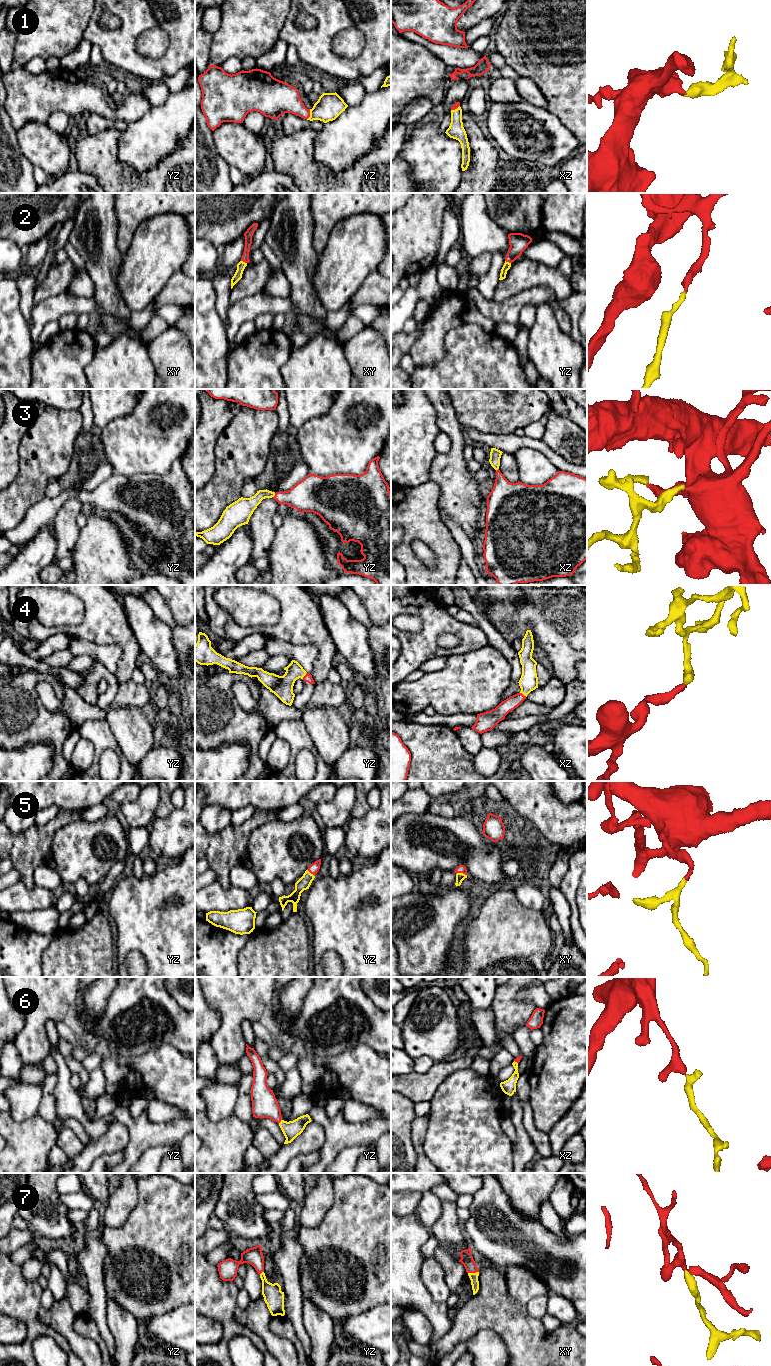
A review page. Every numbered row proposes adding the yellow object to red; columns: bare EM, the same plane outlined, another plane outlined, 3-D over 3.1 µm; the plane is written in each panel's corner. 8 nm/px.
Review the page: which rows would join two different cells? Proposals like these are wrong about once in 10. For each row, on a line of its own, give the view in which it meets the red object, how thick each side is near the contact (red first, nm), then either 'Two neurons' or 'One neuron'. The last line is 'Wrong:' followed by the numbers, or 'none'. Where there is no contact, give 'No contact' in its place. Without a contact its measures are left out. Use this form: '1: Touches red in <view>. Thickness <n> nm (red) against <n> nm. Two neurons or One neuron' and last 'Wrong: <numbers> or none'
1: Touches red in yz. Thickness 240 nm (red) against 220 nm. One neuron
2: Touches red in xy. Thickness 70 nm (red) against 70 nm. One neuron
3: Touches red in yz. Thickness 260 nm (red) against 140 nm. One neuron
4: Touches red in xz. Thickness 120 nm (red) against 150 nm. One neuron
5: Touches red in xy. Thickness 60 nm (red) against 70 nm. One neuron
6: Touches red in yz. Thickness 200 nm (red) against 140 nm. One neuron
7: Touches red in xy. Thickness 100 nm (red) against 70 nm. One neuron
Wrong: none

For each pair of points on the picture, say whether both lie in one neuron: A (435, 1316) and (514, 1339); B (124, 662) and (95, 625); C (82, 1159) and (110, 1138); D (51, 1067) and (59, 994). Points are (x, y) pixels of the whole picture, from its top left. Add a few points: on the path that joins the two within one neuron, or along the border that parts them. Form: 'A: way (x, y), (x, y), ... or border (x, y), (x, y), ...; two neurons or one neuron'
A: border (452, 1324), (436, 1341); two neurons
B: way (125, 650), (125, 645), (107, 627); one neuron
C: way (89, 1154), (103, 1145); one neuron
D: border (50, 1054), (41, 1062); two neurons

